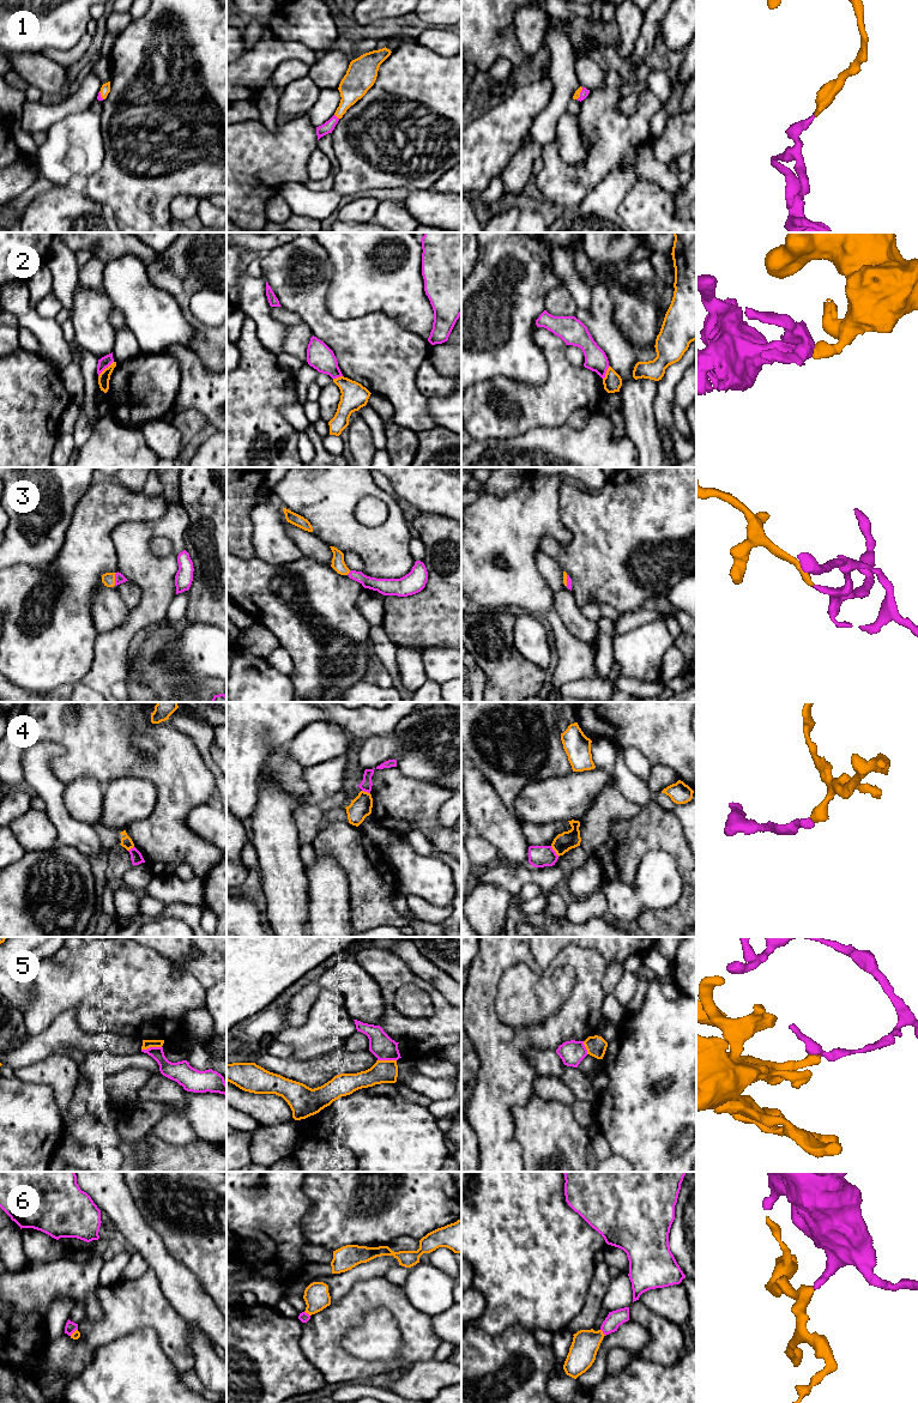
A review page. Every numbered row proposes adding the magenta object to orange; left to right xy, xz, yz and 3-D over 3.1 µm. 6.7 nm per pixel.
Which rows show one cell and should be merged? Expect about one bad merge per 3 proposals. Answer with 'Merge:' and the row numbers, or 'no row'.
Merge: 1, 3

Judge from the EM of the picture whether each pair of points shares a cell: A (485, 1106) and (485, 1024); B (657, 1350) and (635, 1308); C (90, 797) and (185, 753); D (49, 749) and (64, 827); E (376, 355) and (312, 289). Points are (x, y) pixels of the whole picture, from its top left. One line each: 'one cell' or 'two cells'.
A: one cell
B: one cell
C: two cells
D: one cell
E: one cell

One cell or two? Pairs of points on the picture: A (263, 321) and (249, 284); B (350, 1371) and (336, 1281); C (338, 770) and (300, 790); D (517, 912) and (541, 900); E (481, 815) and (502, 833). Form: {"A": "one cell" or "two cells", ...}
{"A": "one cell", "B": "two cells", "C": "two cells", "D": "two cells", "E": "one cell"}

